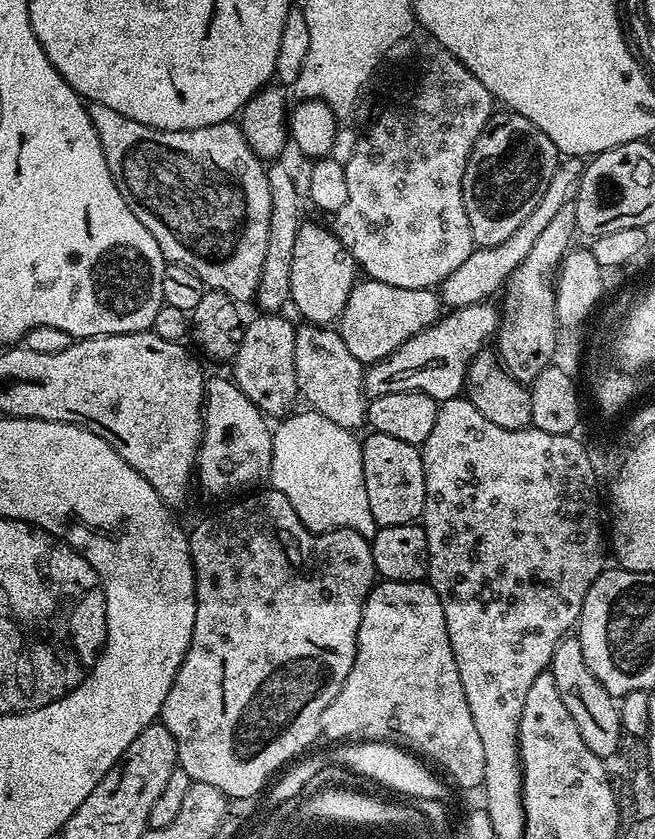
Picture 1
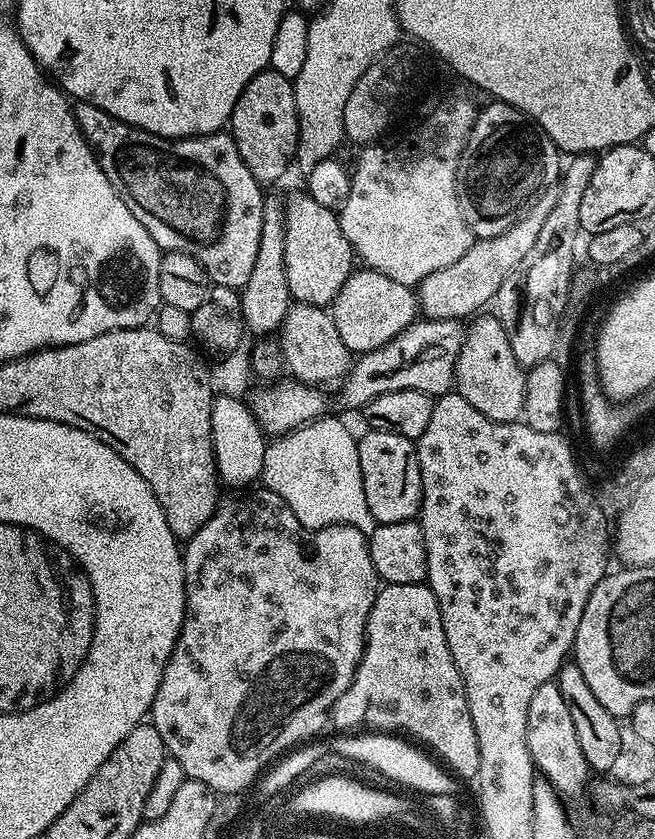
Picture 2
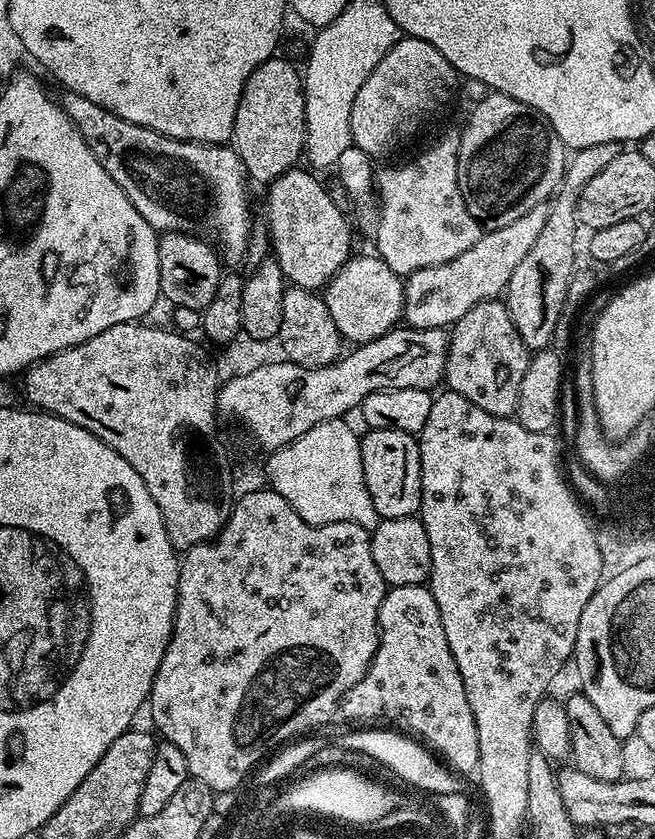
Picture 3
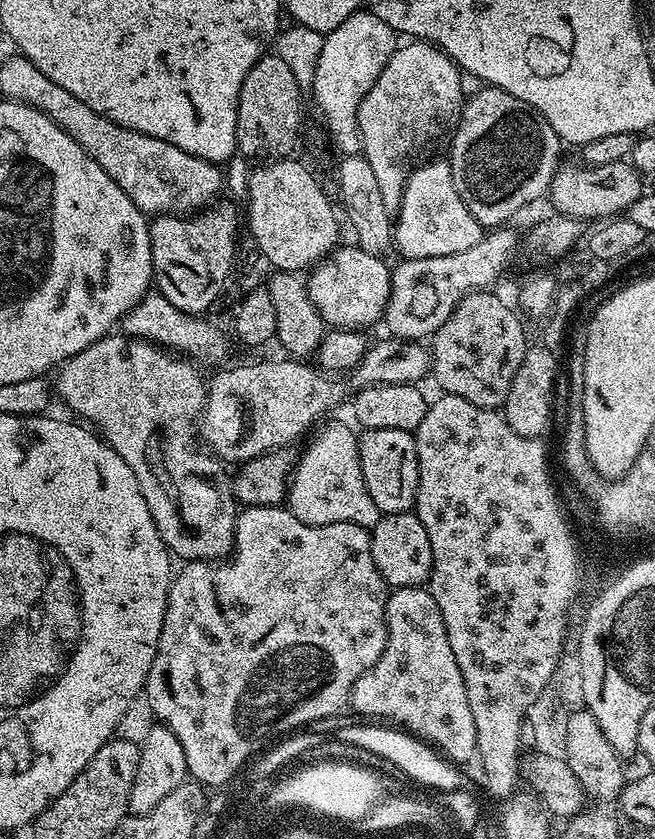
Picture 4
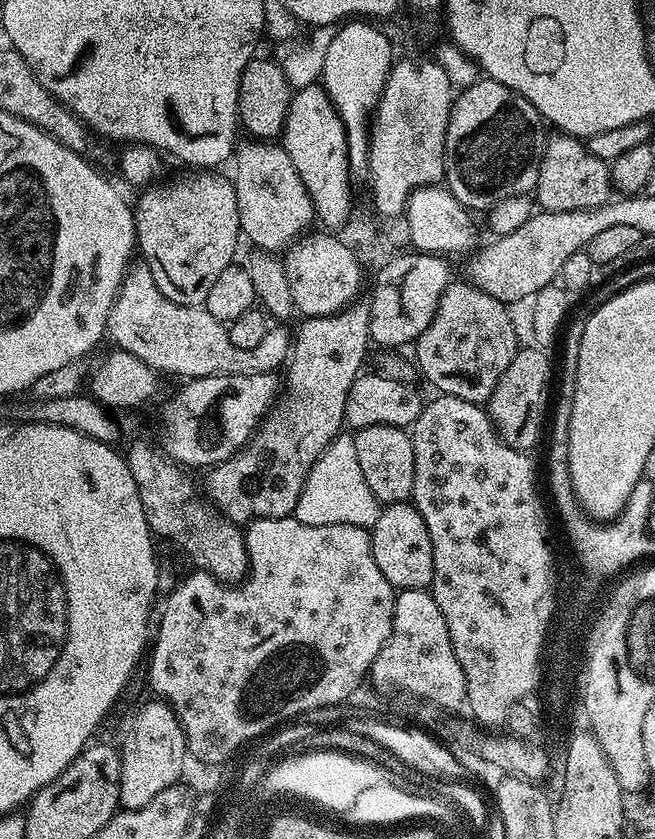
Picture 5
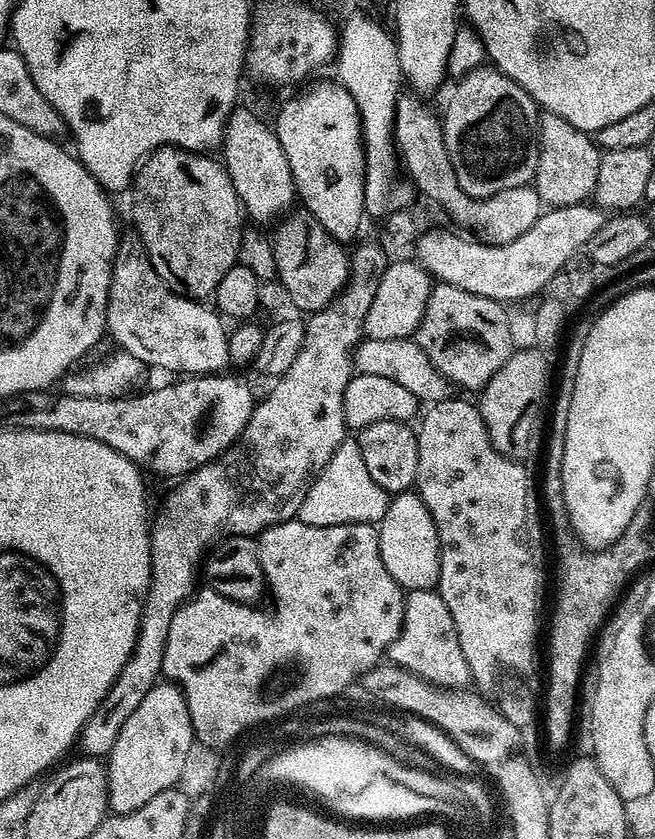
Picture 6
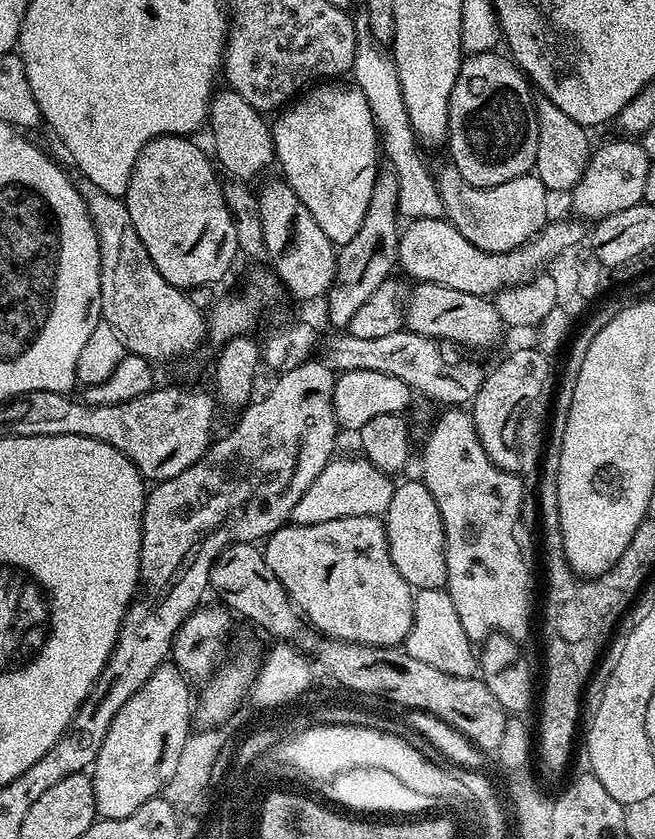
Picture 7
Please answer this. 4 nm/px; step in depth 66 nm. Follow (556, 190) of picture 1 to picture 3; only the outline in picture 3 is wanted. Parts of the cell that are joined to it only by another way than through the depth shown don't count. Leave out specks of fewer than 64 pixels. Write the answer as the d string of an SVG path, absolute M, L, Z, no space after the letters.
M532 209L507 226L485 231L470 250L450 262L412 272L404 286L405 323L418 329L446 328L459 321L478 302L499 297L514 267L530 252L544 225L544 212Z

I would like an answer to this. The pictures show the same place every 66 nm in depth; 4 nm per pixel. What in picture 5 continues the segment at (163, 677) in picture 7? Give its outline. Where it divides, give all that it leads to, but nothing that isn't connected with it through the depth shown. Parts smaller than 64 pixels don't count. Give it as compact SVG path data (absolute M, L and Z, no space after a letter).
M159 698L153 699L153 701L153 704L146 705L137 714L136 721L132 724L132 733L129 734L128 741L122 744L124 769L120 775L120 803L125 809L146 807L153 798L162 794L162 790L166 790L171 784L177 783L184 775L183 766L189 755L184 728L170 705Z

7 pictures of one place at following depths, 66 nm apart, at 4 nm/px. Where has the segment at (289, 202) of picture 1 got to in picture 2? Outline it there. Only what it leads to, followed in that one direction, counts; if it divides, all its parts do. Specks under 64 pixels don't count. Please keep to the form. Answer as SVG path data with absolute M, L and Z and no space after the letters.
M272 194L265 195L262 206L262 238L258 242L258 254L254 254L254 270L250 270L246 286L239 289L243 327L249 333L257 332L260 336L267 332L275 333L286 318L288 308L294 303L286 282L285 242L284 200Z

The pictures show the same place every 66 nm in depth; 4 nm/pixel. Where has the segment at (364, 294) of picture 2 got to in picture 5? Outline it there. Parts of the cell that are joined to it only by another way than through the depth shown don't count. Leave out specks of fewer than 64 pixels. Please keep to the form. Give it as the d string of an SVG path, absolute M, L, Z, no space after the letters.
M313 231L305 238L297 240L283 257L290 278L293 302L299 315L302 314L301 317L304 318L335 316L337 312L344 311L359 297L356 295L360 292L360 283L366 273L354 251L342 246L336 234L319 231Z

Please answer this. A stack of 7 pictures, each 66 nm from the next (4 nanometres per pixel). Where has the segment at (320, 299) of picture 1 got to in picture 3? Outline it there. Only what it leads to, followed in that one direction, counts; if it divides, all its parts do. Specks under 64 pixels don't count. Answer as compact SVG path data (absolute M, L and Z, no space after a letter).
M295 166L267 185L271 255L291 287L320 290L353 255L352 232L331 194L311 176L311 171L303 172L301 168Z

